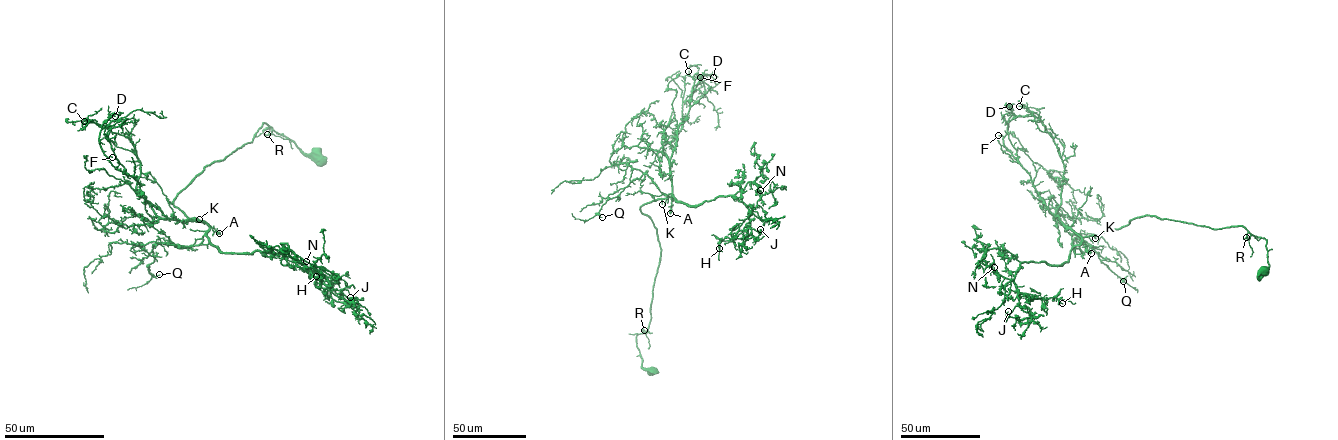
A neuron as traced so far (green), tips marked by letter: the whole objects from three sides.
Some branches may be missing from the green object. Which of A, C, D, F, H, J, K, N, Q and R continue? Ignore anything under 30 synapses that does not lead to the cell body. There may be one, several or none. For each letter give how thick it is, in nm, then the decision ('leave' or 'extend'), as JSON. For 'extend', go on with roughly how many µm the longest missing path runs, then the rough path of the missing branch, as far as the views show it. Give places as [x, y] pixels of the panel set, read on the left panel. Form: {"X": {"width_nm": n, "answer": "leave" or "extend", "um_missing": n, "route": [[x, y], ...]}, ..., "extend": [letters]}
{"A": {"width_nm": 180, "answer": "leave"}, "C": {"width_nm": 150, "answer": "leave"}, "D": {"width_nm": 170, "answer": "leave"}, "F": {"width_nm": 190, "answer": "leave"}, "H": {"width_nm": 180, "answer": "leave"}, "J": {"width_nm": 180, "answer": "leave"}, "K": {"width_nm": 200, "answer": "extend", "um_missing": 50, "route": [[199, 219], [210, 229], [219, 245], [218, 251], [193, 252], [184, 264]]}, "N": {"width_nm": 160, "answer": "leave"}, "Q": {"width_nm": 140, "answer": "leave"}, "R": {"width_nm": 150, "answer": "leave"}, "extend": ["K"]}

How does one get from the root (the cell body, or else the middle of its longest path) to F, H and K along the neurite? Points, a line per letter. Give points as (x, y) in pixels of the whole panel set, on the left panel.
F: (318, 154), (304, 153), (262, 124), (252, 141), (203, 168), (173, 200), (200, 222), (166, 217), (112, 157)
H: (318, 154), (264, 123), (173, 201), (206, 222), (221, 251), (284, 254), (327, 277), (316, 276)
K: (318, 154), (304, 153), (262, 124), (252, 141), (203, 168), (173, 200), (199, 219)

